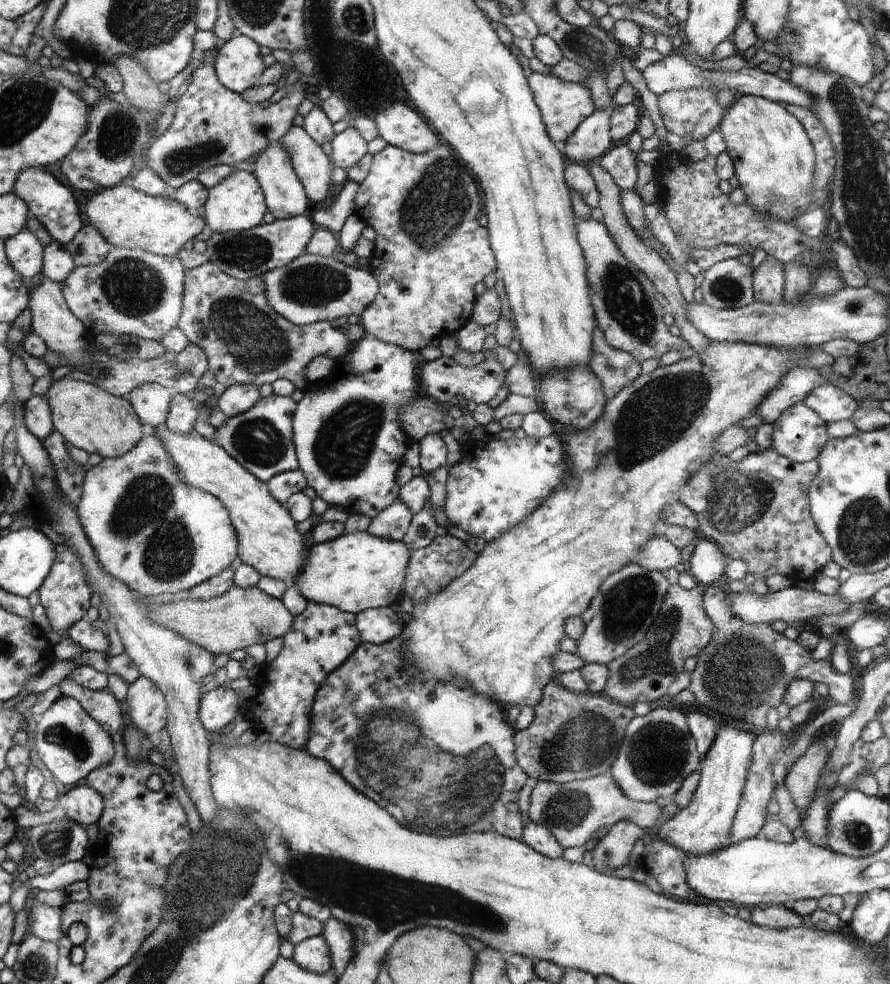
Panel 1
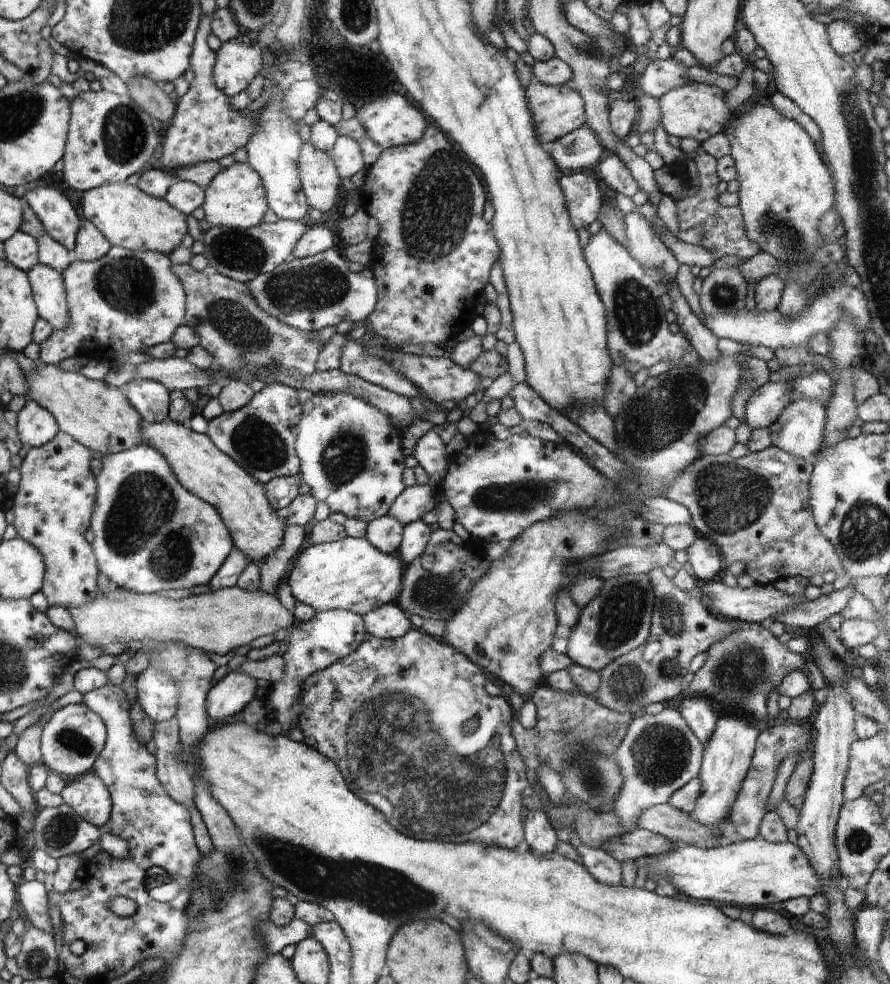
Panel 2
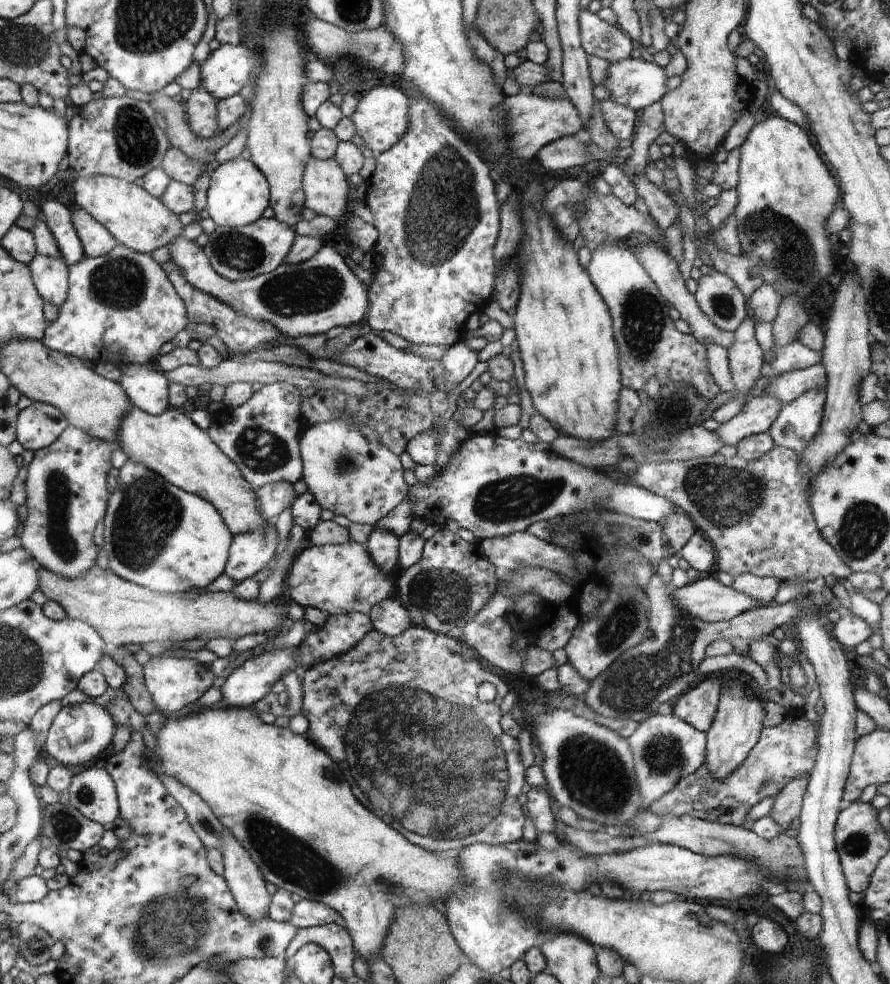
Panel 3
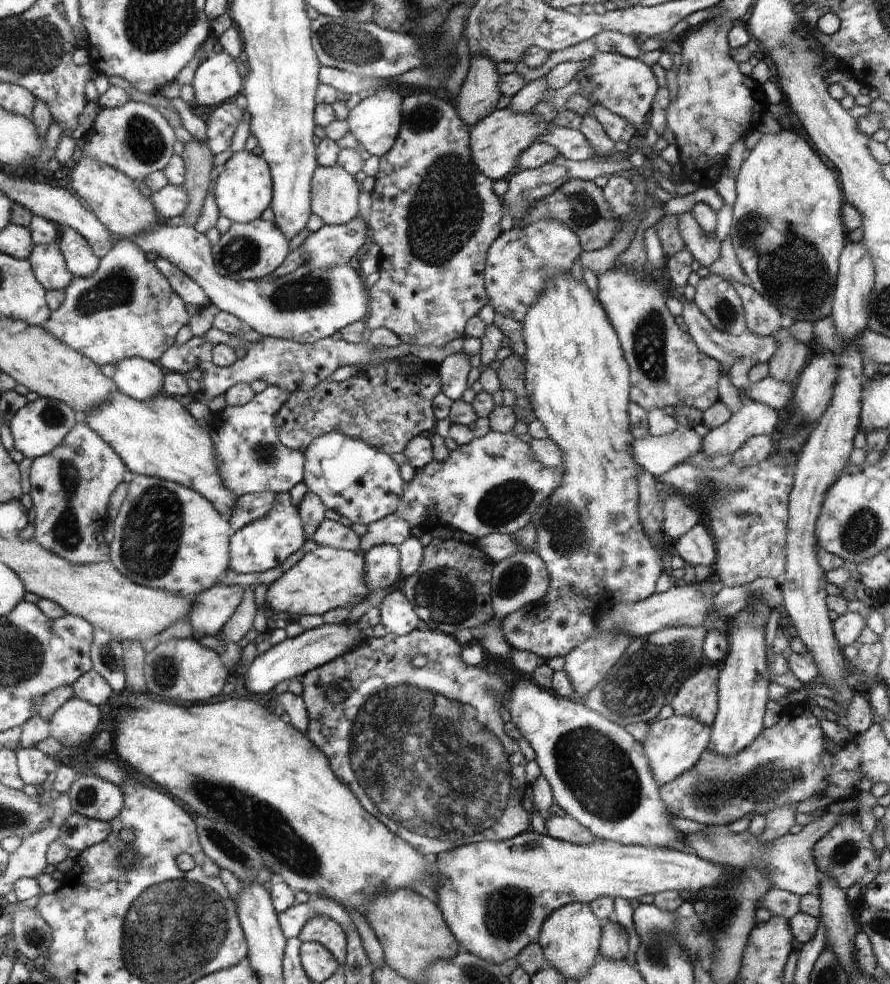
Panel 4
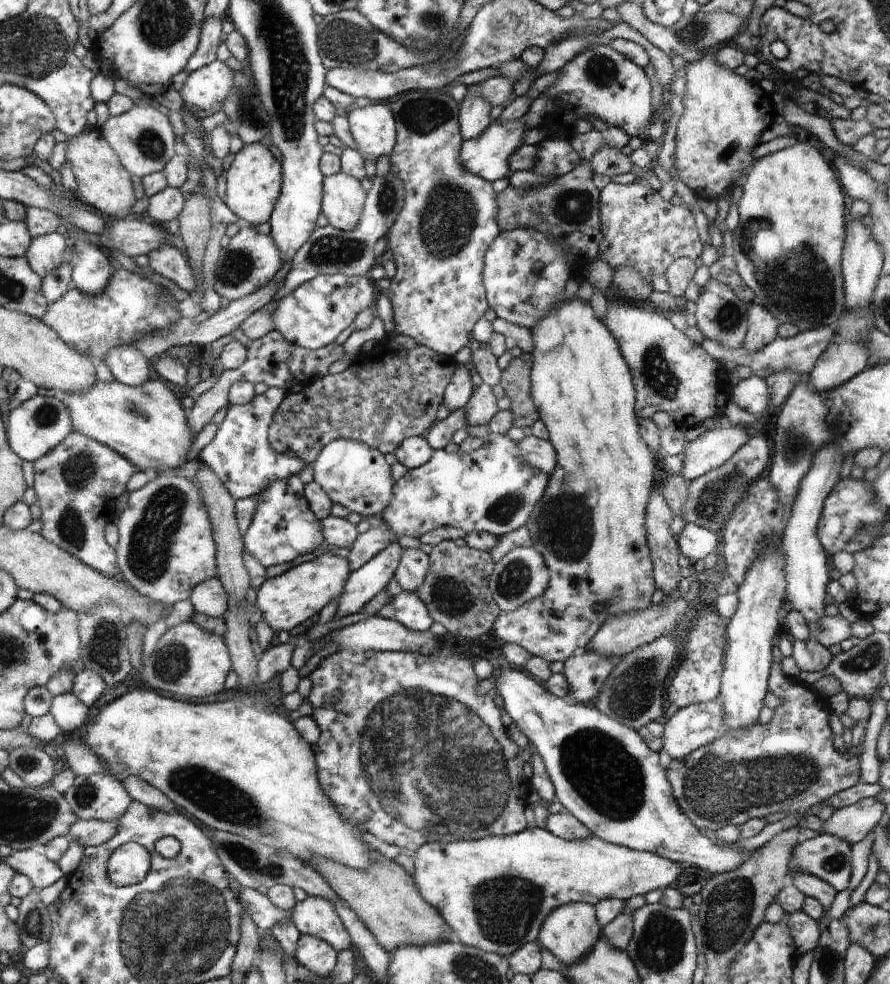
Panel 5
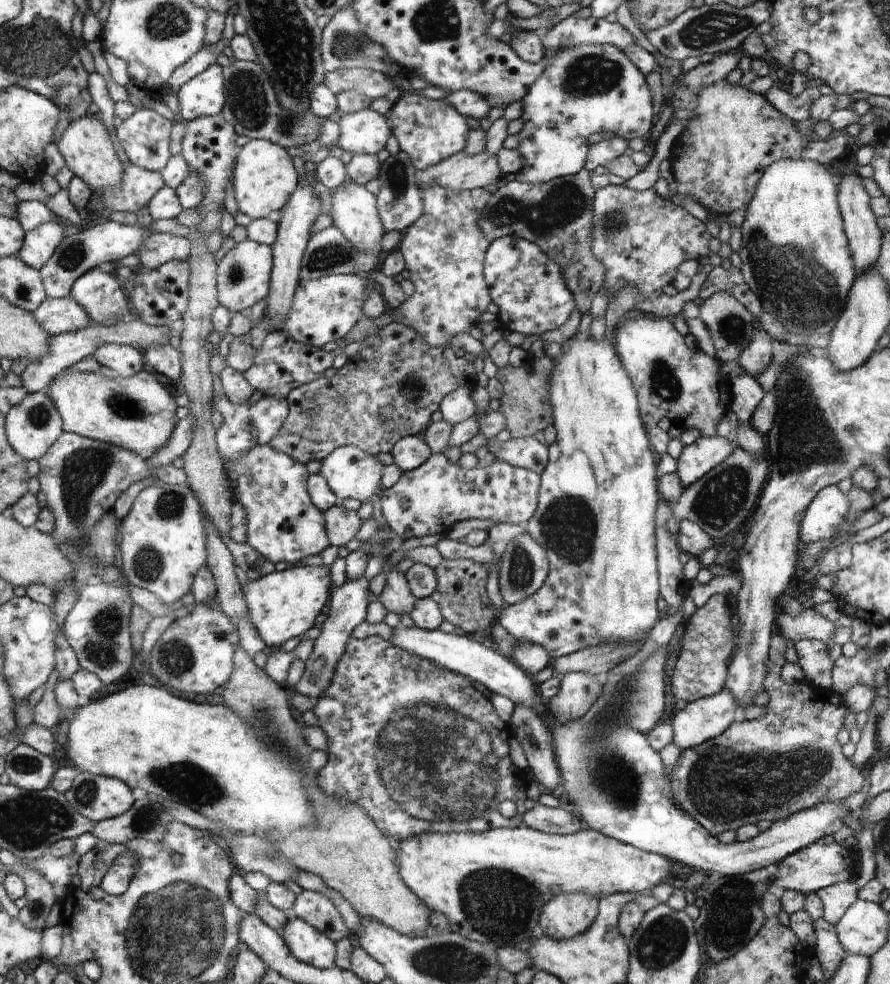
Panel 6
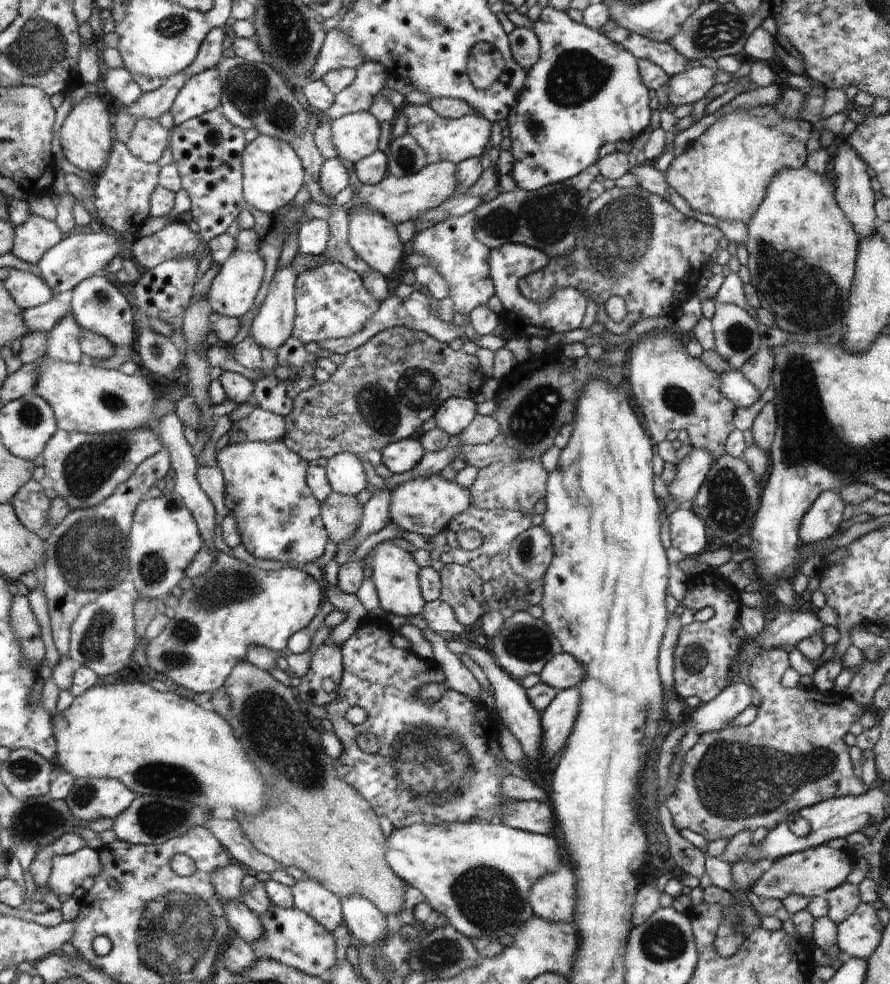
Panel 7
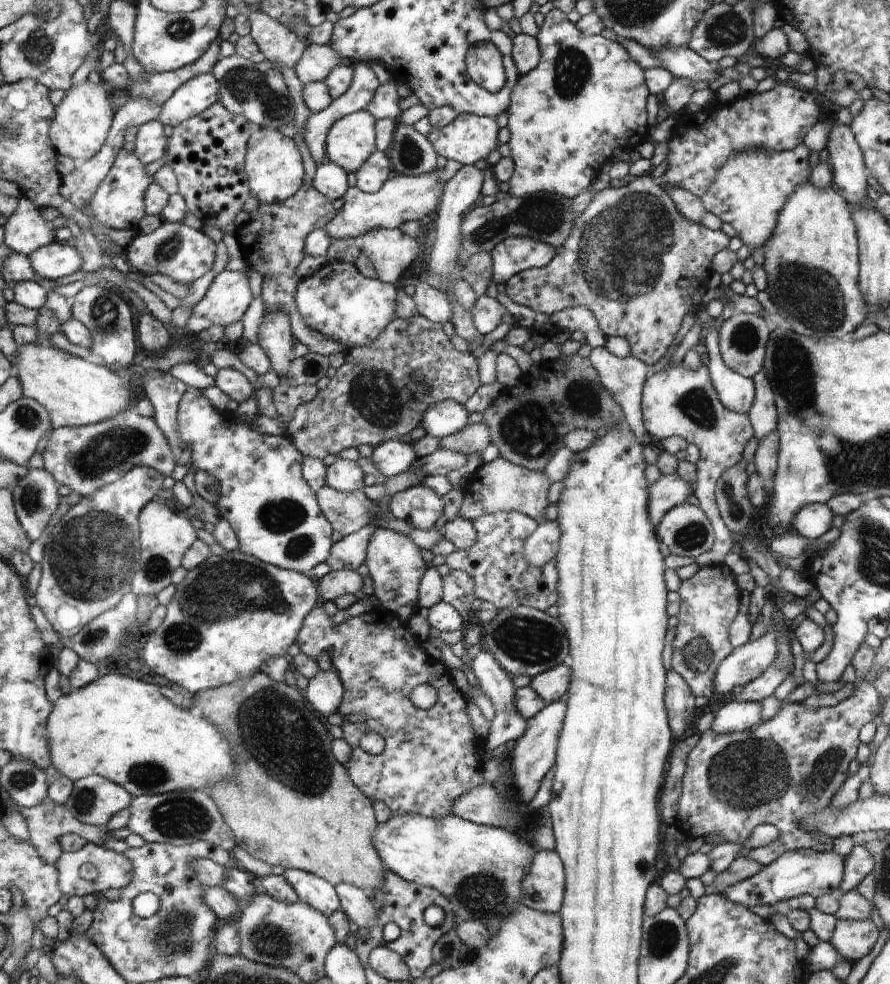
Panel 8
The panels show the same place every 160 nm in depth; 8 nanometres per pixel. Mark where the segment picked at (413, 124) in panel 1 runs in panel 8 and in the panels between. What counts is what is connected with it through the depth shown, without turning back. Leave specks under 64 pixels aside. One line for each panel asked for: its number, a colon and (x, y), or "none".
2: (390, 121)
3: (382, 117)
4: (375, 122)
5: (372, 127)
6: (365, 133)
7: (355, 135)
8: (350, 140)

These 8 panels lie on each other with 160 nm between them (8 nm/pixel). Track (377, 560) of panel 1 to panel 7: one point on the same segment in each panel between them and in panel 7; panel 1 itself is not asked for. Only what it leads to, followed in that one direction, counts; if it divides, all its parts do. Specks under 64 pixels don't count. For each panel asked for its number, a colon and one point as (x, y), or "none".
2: (351, 574)
3: (338, 579)
4: (326, 578)
5: (285, 601)
6: (282, 605)
7: (233, 605)

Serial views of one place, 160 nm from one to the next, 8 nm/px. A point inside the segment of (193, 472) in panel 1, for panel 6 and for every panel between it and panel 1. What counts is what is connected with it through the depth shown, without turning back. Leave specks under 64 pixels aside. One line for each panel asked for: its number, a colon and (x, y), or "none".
2: (203, 469)
3: (168, 443)
4: (156, 437)
5: (145, 424)
6: (137, 414)

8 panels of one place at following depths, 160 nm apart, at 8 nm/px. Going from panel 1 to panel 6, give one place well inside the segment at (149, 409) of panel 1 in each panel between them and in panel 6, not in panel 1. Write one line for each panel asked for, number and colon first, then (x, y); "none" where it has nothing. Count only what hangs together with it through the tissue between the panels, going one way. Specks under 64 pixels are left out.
2: (151, 398)
3: (148, 388)
4: (141, 379)
5: (129, 365)
6: (126, 361)

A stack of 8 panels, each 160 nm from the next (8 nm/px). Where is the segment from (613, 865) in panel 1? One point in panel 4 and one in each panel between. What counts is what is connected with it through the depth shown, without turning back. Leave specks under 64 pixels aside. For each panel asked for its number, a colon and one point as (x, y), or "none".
2: (660, 754)
3: (666, 749)
4: (673, 746)

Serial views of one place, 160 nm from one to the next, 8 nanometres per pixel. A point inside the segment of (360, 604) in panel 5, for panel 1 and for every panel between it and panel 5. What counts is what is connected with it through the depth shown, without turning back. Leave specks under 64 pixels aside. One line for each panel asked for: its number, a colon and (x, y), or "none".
1: (393, 522)
2: (385, 533)
3: (383, 545)
4: (383, 569)

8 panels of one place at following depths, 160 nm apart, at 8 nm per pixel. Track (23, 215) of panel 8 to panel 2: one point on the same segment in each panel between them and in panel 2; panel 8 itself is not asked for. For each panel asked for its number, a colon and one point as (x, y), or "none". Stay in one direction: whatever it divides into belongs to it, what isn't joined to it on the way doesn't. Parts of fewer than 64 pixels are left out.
2: (49, 291)
3: (51, 276)
4: (50, 265)
5: (46, 253)
6: (40, 245)
7: (34, 237)

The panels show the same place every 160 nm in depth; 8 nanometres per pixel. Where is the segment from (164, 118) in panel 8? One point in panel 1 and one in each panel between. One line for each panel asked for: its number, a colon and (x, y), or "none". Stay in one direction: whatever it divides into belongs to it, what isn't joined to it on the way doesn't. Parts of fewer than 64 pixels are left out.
1: (239, 65)
2: (238, 61)
3: (226, 69)
4: (216, 80)
5: (209, 85)
6: (203, 96)
7: (201, 93)

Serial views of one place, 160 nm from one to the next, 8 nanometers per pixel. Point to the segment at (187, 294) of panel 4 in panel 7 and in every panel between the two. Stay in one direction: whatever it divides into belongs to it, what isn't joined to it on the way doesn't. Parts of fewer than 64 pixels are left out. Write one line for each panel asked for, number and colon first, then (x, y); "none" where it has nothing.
5: (167, 260)
6: (159, 249)
7: (178, 240)

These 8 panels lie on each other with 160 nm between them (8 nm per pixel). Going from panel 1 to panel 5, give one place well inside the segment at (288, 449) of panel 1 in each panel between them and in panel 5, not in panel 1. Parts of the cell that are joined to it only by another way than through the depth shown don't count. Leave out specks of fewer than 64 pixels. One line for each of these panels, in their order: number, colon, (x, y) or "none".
2: (260, 436)
3: (261, 436)
4: (252, 459)
5: (240, 453)

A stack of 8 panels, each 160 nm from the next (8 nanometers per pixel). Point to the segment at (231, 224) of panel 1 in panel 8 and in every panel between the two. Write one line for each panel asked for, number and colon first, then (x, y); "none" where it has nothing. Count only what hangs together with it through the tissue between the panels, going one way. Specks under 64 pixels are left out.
2: (236, 197)
3: (238, 193)
4: (243, 190)
5: (255, 178)
6: (265, 178)
7: (273, 174)
8: (277, 173)

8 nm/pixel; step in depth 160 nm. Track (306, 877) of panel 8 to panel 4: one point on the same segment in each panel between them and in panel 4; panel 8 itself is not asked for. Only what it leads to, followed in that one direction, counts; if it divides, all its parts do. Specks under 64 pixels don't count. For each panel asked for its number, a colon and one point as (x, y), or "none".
4: (322, 929)
5: (314, 915)
6: (319, 911)
7: (309, 895)

